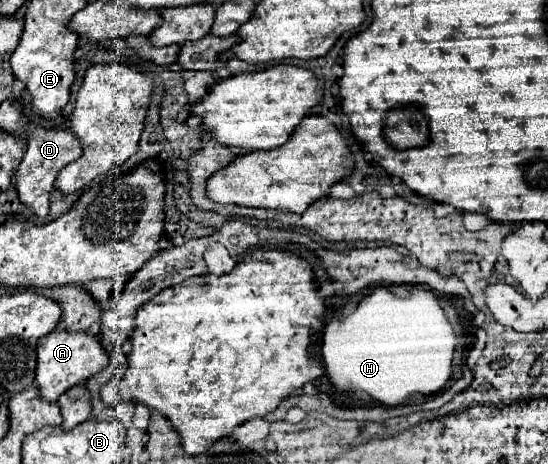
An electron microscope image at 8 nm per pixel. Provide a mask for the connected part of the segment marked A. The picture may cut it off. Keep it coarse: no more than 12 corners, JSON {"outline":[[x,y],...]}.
{"outline":[[55,330],[37,342],[33,384],[55,402],[109,362],[95,336]]}

